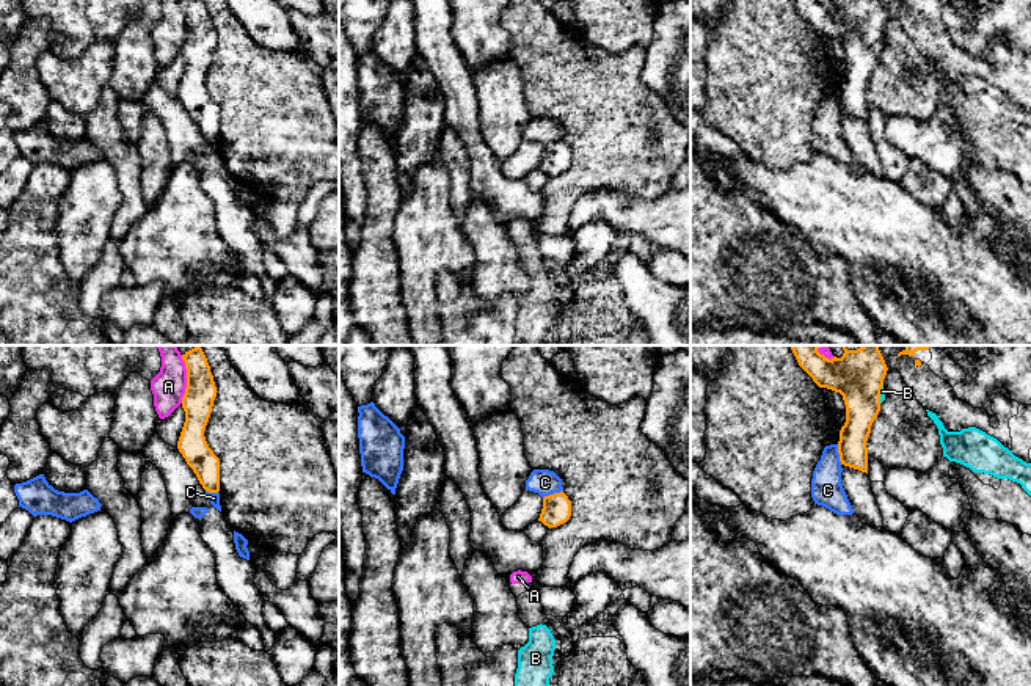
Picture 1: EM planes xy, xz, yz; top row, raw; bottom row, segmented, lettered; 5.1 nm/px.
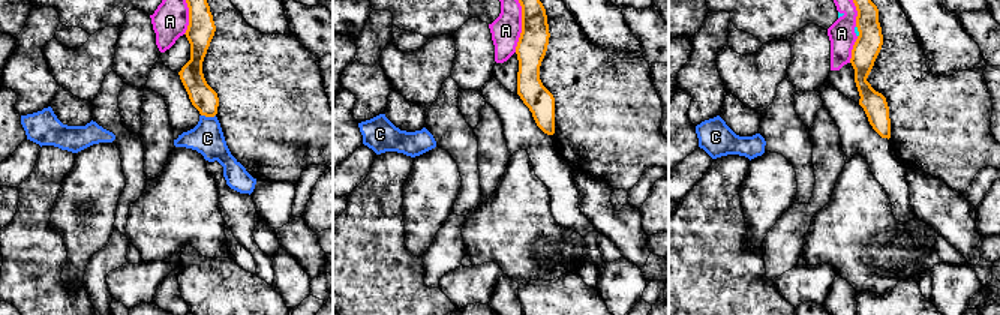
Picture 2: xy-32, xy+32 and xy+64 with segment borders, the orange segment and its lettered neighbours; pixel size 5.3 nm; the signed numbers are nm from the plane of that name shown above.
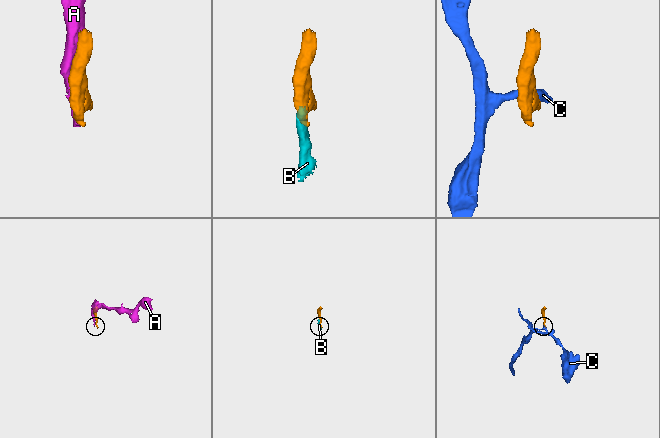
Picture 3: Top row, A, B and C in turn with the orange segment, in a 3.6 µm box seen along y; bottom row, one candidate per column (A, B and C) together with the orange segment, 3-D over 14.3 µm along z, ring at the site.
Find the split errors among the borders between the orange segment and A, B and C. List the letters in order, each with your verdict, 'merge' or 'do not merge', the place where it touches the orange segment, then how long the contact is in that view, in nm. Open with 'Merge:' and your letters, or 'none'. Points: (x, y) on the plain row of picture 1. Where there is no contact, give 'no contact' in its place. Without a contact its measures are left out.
Merge: none
A: do not merge; meets orange in xy at (187, 27); contact 240 nm long
B: do not merge; meets orange in yz at (879, 43); contact 100 nm long
C: do not merge; meets orange in xz at (553, 143); contact 110 nm long

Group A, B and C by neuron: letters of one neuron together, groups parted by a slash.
A B / C

